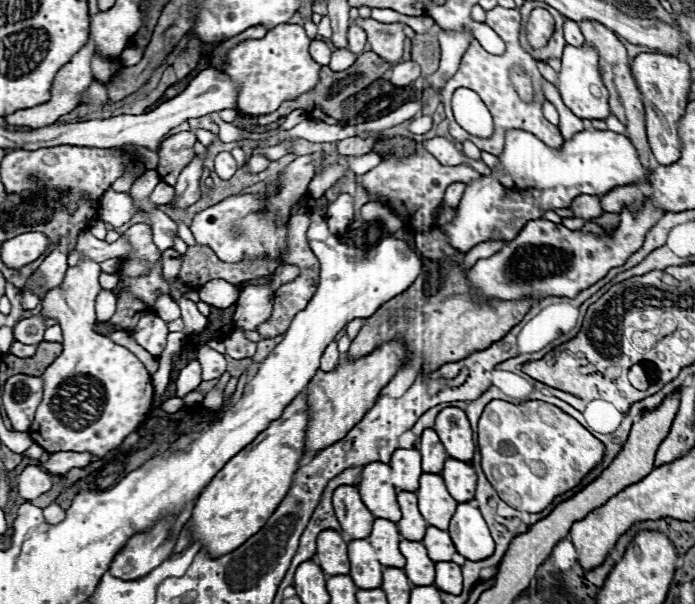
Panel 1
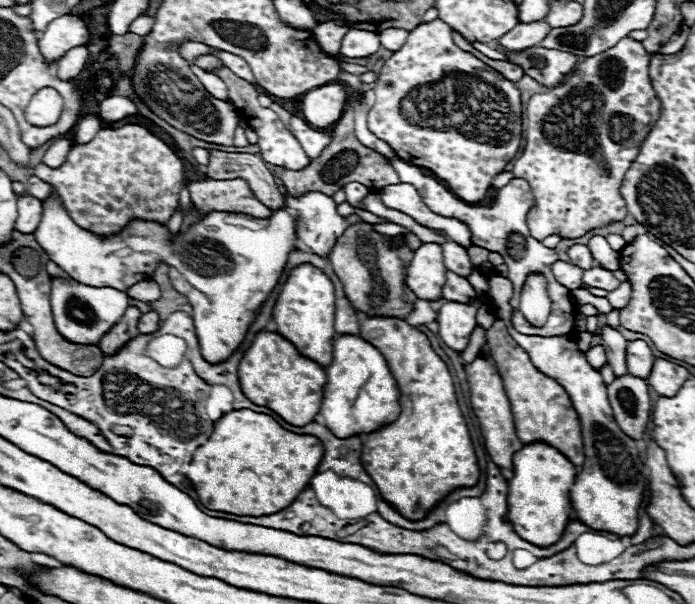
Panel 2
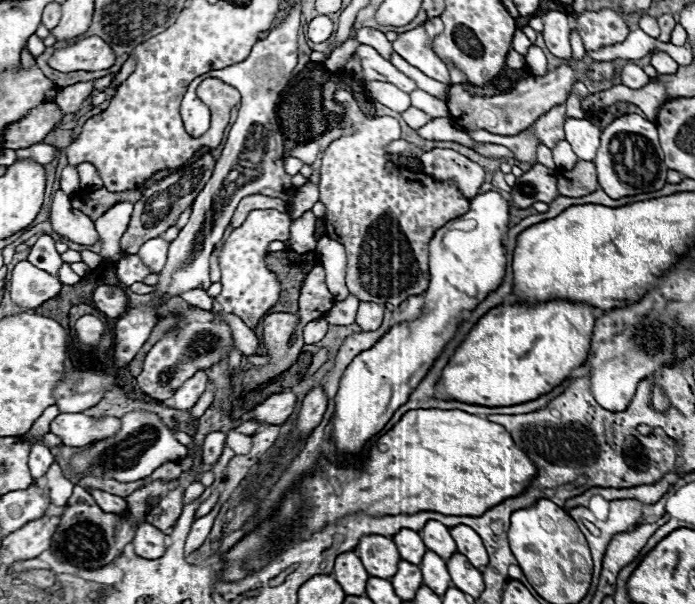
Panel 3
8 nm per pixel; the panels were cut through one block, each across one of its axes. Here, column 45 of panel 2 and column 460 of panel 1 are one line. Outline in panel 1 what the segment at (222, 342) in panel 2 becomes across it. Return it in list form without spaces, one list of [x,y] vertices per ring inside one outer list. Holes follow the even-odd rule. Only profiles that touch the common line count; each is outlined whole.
[[[510,130],[504,154],[500,156],[500,168],[468,184],[458,206],[458,216],[440,230],[454,248],[468,252],[480,242],[514,240],[528,220],[542,218],[546,210],[566,208],[580,194],[602,196],[616,186],[644,180],[648,180],[648,170],[640,164],[636,146],[624,134],[584,130],[564,142],[560,150],[552,150],[530,132]]]

